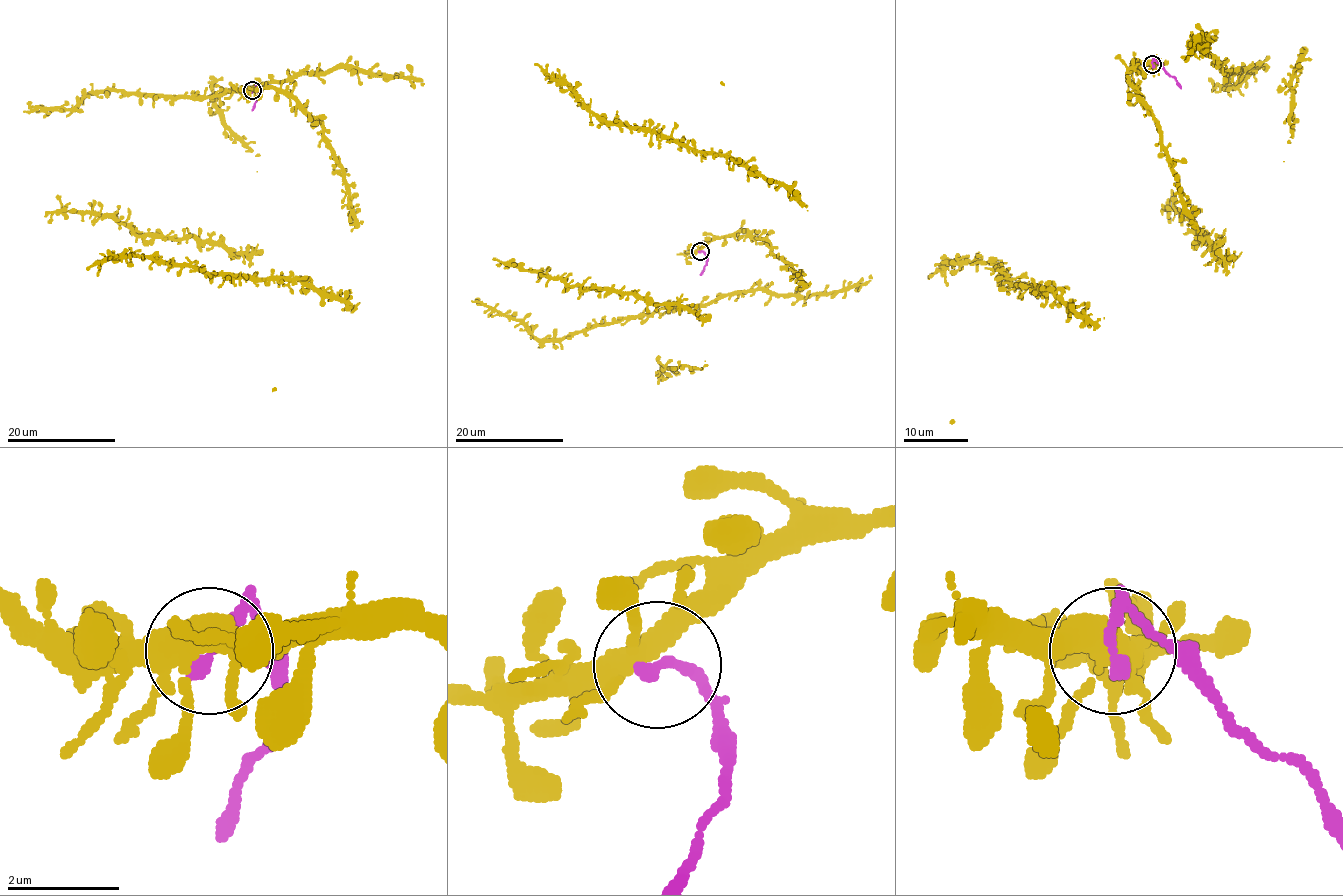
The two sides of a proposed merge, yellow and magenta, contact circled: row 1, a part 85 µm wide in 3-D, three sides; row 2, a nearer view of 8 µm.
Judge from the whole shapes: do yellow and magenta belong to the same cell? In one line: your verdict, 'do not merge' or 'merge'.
do not merge

